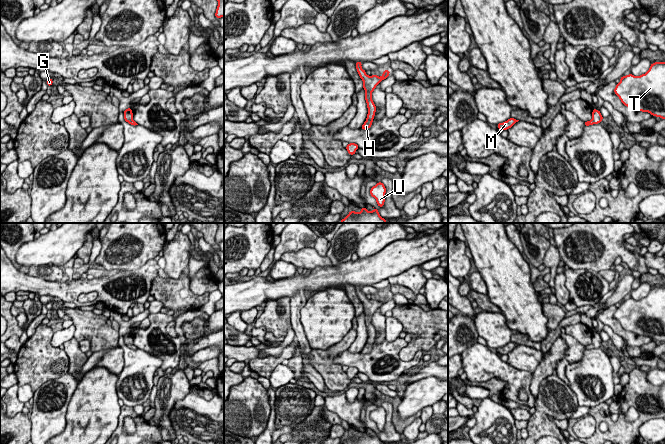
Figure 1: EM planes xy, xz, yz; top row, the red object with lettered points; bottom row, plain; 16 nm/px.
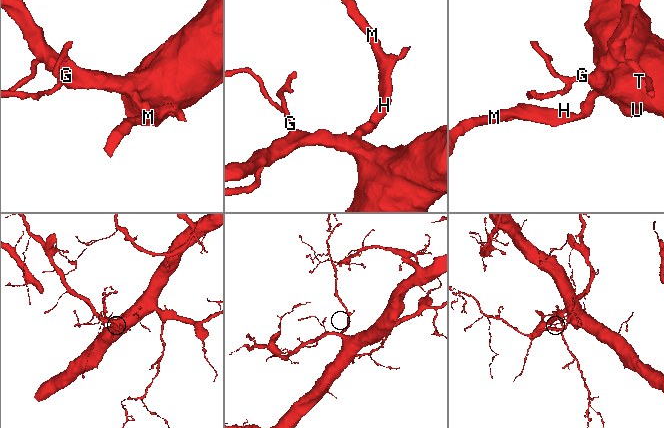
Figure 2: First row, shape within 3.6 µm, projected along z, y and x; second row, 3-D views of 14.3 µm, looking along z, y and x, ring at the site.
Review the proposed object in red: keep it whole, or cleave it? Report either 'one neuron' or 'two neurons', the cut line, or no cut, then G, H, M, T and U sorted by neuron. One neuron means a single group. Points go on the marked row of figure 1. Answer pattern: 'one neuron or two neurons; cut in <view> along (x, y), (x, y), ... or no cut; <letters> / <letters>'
one neuron; no cut; G H M T U

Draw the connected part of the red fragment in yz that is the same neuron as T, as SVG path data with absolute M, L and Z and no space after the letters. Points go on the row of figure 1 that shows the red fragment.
M665 62L652 63L649 70L638 77L633 74L622 76L614 93L623 105L665 119Z

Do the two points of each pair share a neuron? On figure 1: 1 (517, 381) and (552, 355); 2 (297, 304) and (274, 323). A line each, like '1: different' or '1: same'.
1: different
2: different

